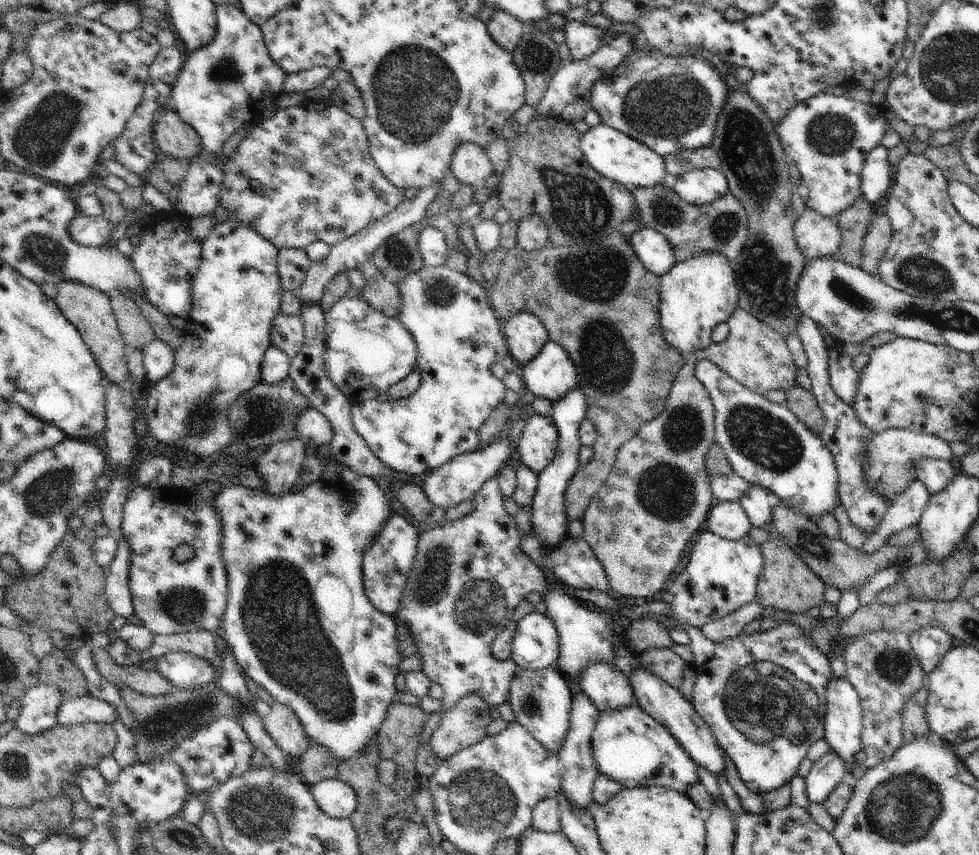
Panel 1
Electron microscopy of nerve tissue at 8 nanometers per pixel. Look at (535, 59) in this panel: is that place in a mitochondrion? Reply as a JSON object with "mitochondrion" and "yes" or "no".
{"mitochondrion":"yes"}

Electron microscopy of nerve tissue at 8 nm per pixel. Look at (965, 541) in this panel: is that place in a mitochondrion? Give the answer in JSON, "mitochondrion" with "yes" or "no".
{"mitochondrion":"no"}

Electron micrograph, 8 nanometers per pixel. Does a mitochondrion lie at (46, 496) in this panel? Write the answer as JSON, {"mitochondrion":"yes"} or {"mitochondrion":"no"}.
{"mitochondrion":"yes"}

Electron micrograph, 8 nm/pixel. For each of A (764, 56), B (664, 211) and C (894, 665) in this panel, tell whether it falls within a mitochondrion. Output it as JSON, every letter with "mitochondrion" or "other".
{"A":"other","B":"mitochondrion","C":"mitochondrion"}

